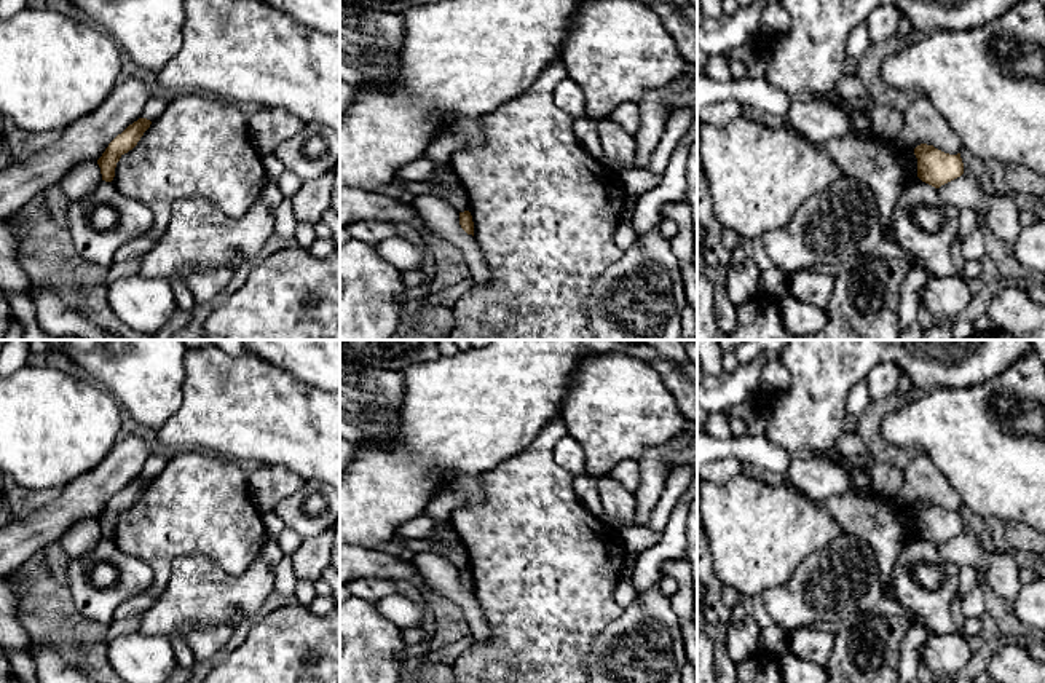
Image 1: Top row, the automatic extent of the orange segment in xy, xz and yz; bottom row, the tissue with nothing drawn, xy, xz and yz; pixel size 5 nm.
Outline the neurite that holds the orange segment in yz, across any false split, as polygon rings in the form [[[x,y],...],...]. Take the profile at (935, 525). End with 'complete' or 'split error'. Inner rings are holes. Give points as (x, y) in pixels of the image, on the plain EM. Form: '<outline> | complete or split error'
[[[921,501],[914,506],[914,512],[917,515],[917,535],[935,546],[964,531],[960,511],[949,512],[933,503]]] | complete

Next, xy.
[[[139,476],[108,501],[102,514],[97,517],[102,538],[105,539],[113,538],[116,520],[124,511],[128,511],[137,503],[137,499],[140,498],[144,490],[150,485],[150,482],[152,482],[150,477]]] | complete

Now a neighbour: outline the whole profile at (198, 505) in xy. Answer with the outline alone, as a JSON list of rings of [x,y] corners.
[[[199,450],[175,452],[137,503],[116,520],[112,541],[123,554],[147,563],[153,579],[145,590],[123,602],[115,618],[148,610],[168,587],[175,559],[204,555],[223,571],[239,576],[255,562],[266,538],[262,512],[247,493],[246,476],[236,461]]]

